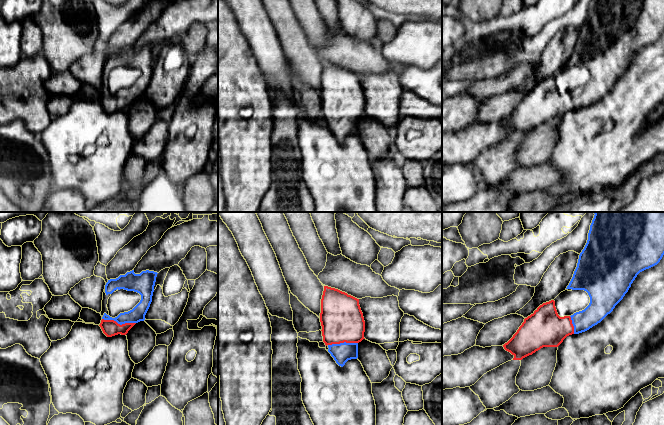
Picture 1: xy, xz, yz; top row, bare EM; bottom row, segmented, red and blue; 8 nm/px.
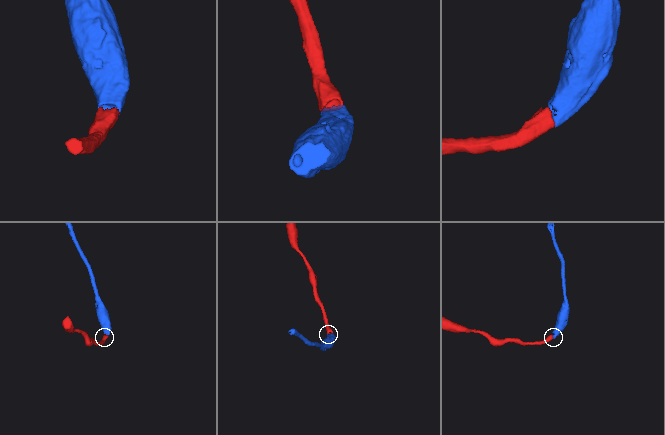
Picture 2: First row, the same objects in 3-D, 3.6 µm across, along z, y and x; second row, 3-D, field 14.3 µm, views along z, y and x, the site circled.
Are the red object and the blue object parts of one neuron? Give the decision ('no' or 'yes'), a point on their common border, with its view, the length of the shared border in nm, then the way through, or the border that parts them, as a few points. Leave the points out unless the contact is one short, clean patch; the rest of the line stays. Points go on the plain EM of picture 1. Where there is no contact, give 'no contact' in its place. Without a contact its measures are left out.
yes | xy (119, 100) | 280 nm | across xy (110, 104), (119, 100), (137, 90)

